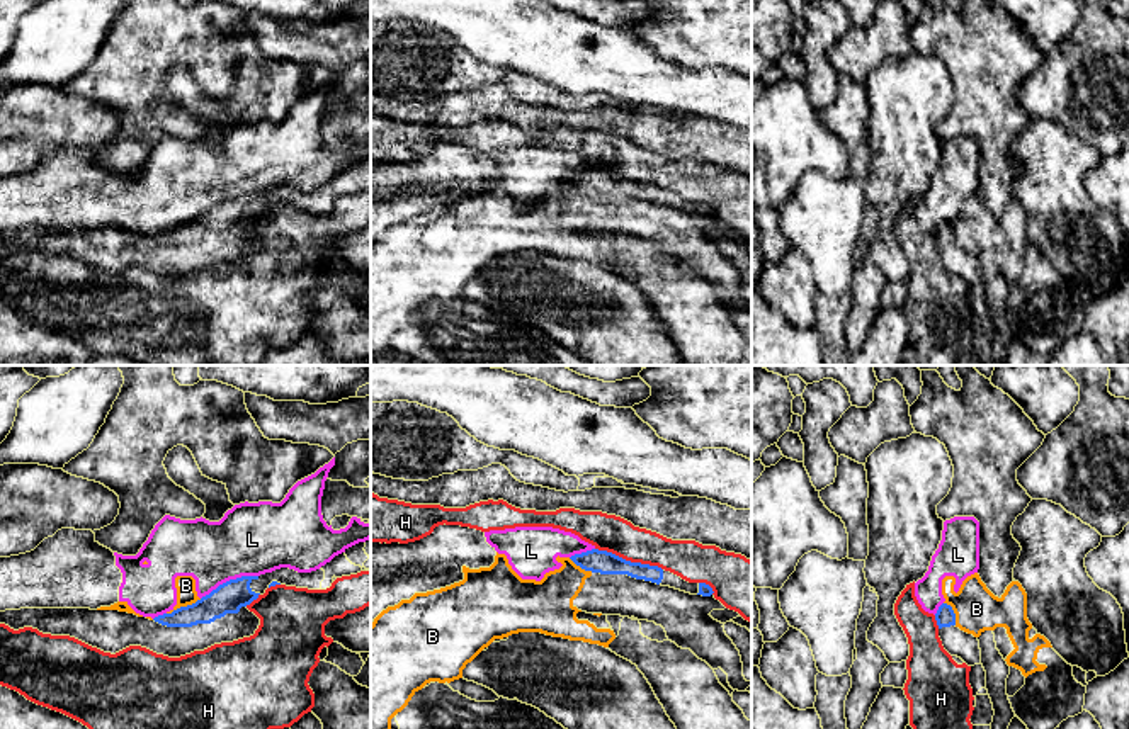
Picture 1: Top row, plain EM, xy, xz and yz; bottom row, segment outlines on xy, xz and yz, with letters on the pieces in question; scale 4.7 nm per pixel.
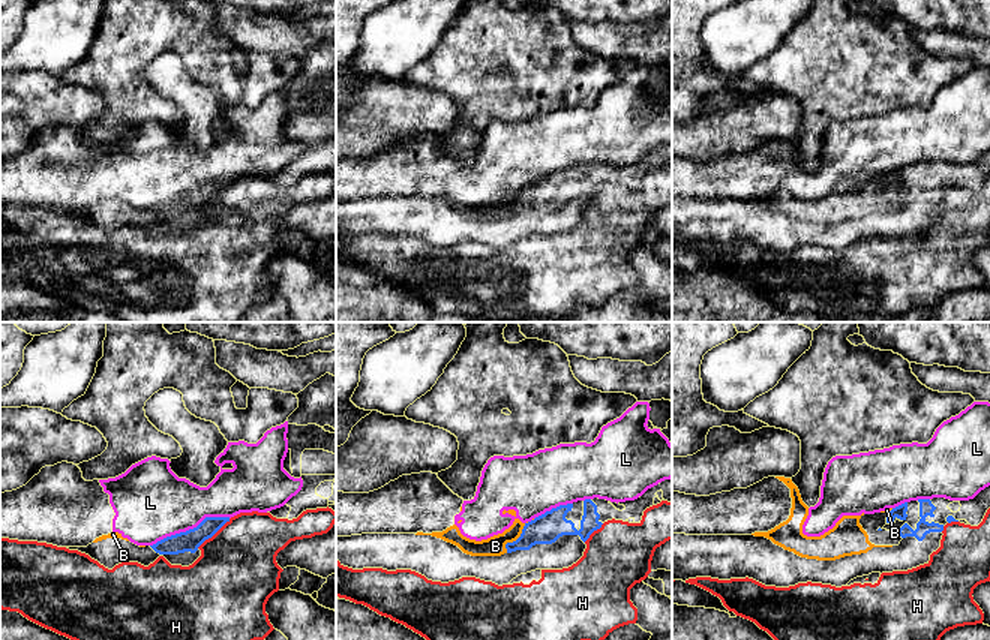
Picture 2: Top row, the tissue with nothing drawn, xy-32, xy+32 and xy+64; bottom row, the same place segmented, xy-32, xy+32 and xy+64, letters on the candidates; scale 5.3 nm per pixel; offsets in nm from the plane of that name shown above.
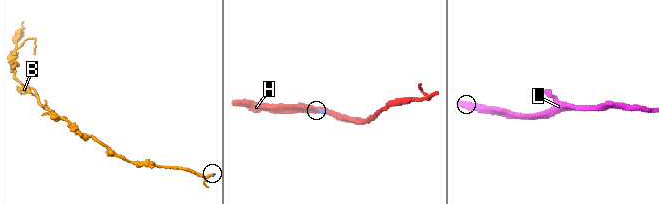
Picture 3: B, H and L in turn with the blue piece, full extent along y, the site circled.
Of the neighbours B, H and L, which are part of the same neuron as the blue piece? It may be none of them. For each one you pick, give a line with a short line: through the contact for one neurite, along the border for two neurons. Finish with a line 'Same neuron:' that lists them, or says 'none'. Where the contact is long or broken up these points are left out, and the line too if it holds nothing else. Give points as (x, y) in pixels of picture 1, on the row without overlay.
Same neuron: none

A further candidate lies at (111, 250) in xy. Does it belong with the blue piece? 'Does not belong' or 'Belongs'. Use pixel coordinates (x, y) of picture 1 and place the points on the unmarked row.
Belongs

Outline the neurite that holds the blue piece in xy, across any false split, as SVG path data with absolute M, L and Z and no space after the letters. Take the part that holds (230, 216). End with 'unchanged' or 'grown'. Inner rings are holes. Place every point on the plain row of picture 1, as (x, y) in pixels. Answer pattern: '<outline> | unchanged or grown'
M371 158L345 168L311 192L281 187L230 199L196 223L153 240L119 229L20 228L0 231L0 243L14 250L32 246L43 253L70 255L111 274L141 265L156 274L180 277L253 255L260 238L247 226L270 206L326 209L337 197L360 190L371 190Z | grown

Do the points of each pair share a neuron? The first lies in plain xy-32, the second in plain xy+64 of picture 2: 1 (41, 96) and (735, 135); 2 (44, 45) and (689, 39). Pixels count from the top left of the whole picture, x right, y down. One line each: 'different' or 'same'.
1: same
2: different

